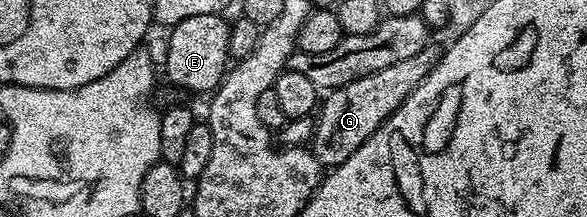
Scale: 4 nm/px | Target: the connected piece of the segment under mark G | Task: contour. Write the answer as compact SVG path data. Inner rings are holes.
M428 44L417 56L409 56L409 60L401 60L397 64L389 64L389 68L381 68L381 72L373 72L369 76L361 76L344 86L338 86L322 99L315 118L315 131L309 143L309 149L319 161L320 167L334 168L345 164L369 136L383 125L392 112L417 88L425 76L433 72L441 57L440 47Z

